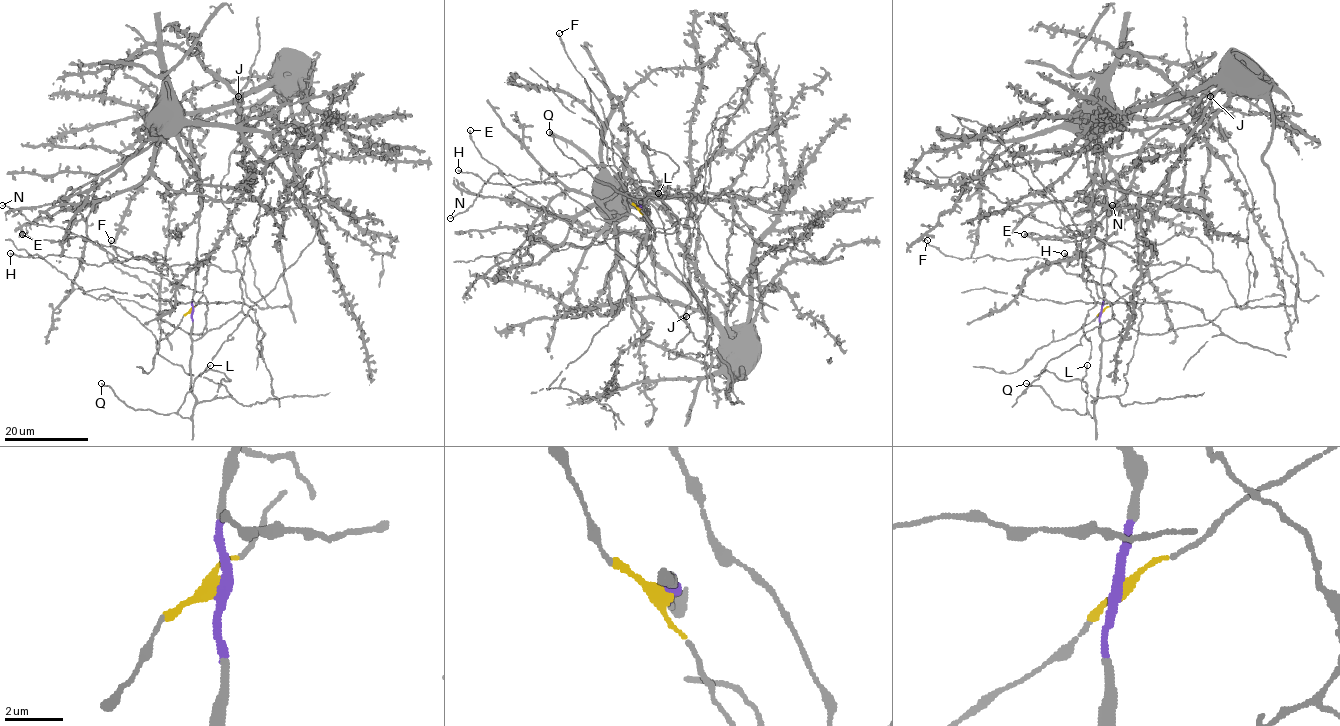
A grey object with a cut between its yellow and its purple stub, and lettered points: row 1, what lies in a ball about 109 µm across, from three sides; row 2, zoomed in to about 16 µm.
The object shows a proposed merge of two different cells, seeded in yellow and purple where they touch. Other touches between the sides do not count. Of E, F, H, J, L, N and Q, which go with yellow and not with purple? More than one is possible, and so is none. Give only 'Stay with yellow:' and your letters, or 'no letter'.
Stay with yellow: E, J

